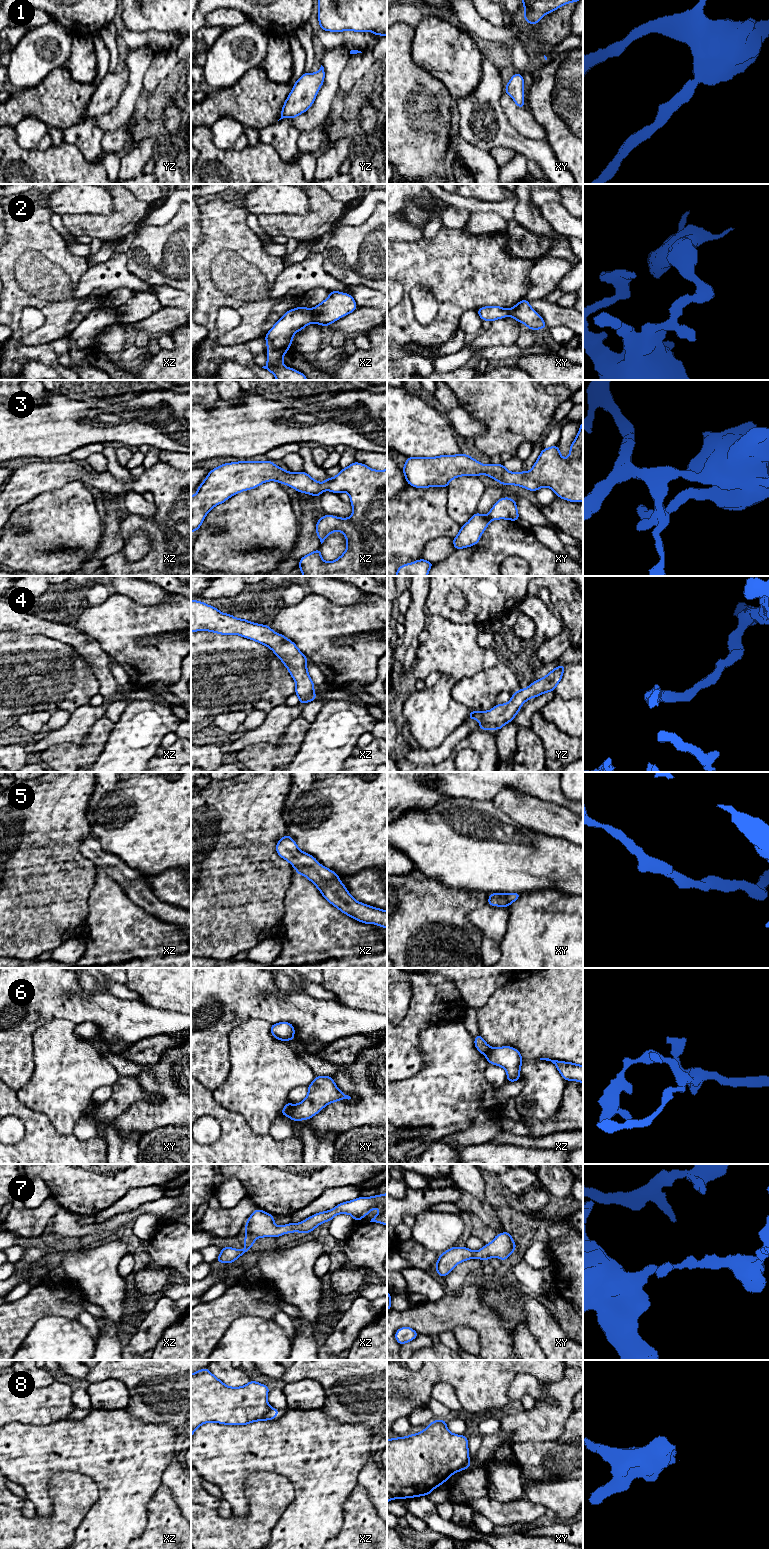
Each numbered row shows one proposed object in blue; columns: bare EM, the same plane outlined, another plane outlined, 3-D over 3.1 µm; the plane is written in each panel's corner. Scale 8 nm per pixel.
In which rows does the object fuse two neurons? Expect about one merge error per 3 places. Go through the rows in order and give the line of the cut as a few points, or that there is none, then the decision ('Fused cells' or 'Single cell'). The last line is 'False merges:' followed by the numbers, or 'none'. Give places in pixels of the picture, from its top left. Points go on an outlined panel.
1: No split. Single cell
2: Split along xz (310, 309), (313, 321). Fused cells
3: No split. Single cell
4: No split. Single cell
5: No split. Single cell
6: Split along xy (293, 1105), (287, 1115). Fused cells
7: No split. Single cell
8: Split along xy (468, 1459), (453, 1473). Fused cells
False merges: 2, 6, 8

